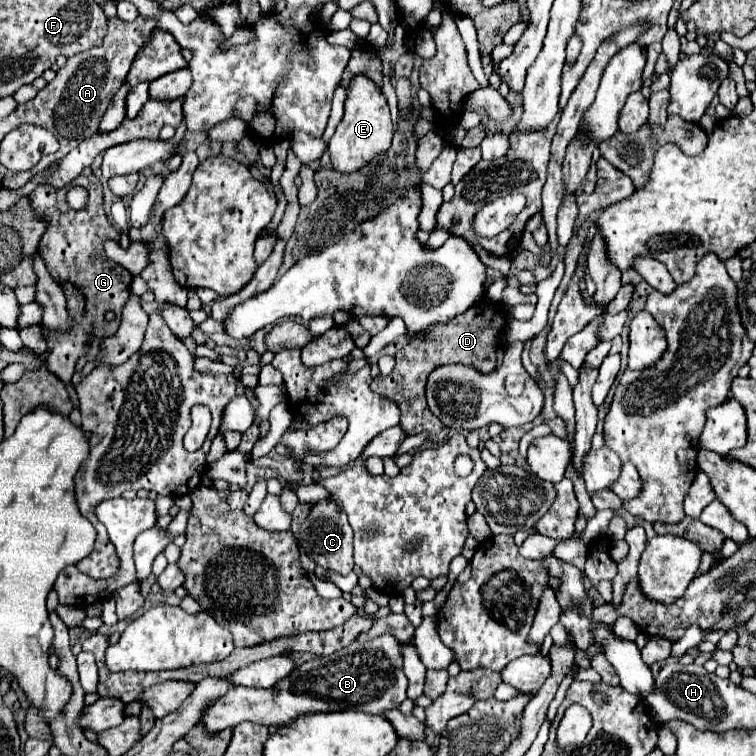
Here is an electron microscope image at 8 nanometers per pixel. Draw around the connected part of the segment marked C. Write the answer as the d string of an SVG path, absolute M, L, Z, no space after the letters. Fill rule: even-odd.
M331 500L317 502L305 522L301 524L301 538L305 538L305 550L307 554L323 568L335 570L339 574L349 574L355 566L353 562L353 530L347 522L347 516L339 512L337 504Z

